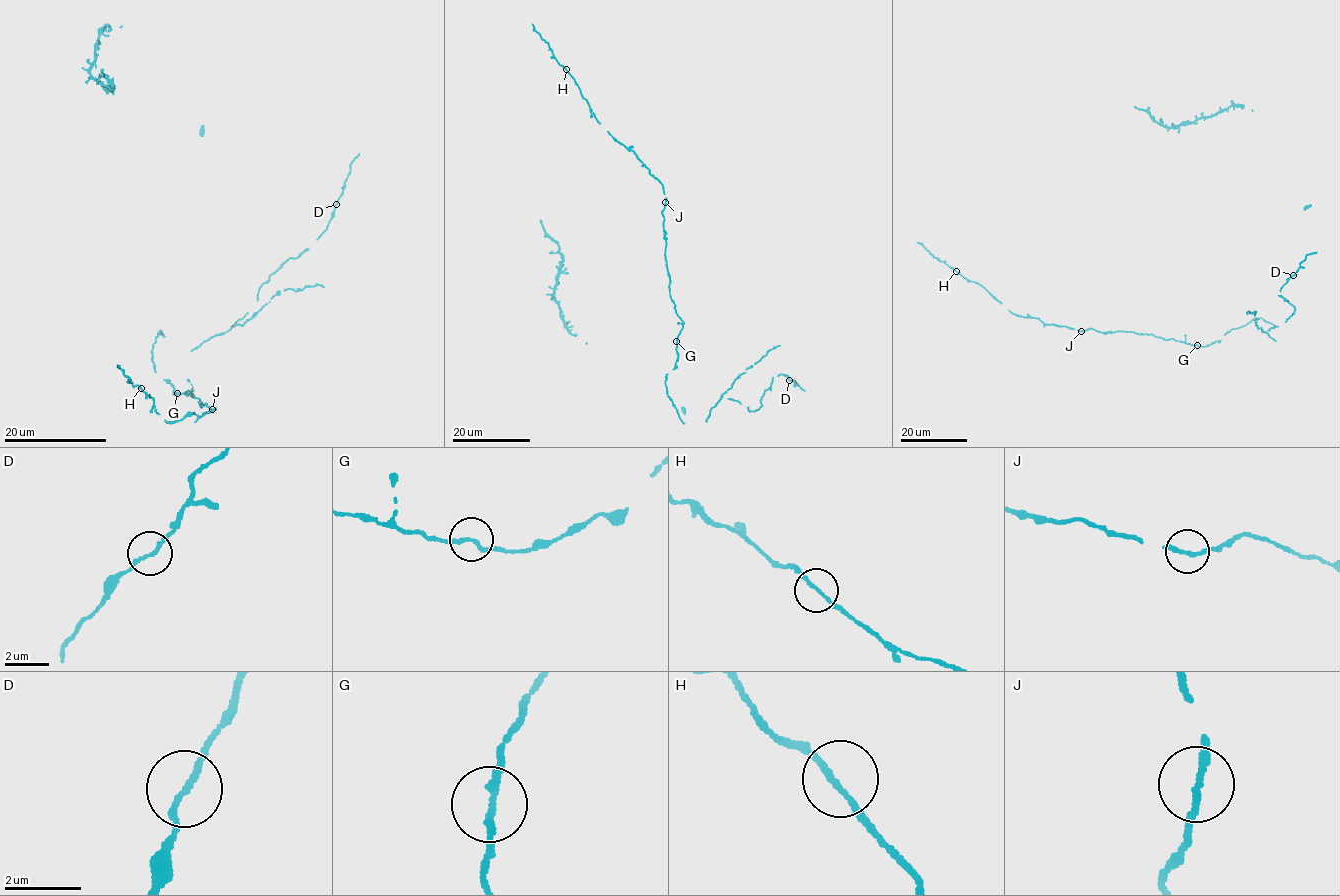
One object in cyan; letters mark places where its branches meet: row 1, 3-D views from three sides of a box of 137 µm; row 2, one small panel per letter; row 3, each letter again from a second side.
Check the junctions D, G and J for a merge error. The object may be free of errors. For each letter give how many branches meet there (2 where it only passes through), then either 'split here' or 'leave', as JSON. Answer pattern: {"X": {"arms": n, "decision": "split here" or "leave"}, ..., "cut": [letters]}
{"D": {"arms": 2, "decision": "leave"}, "G": {"arms": 2, "decision": "leave"}, "J": {"arms": 2, "decision": "leave"}, "cut": []}

